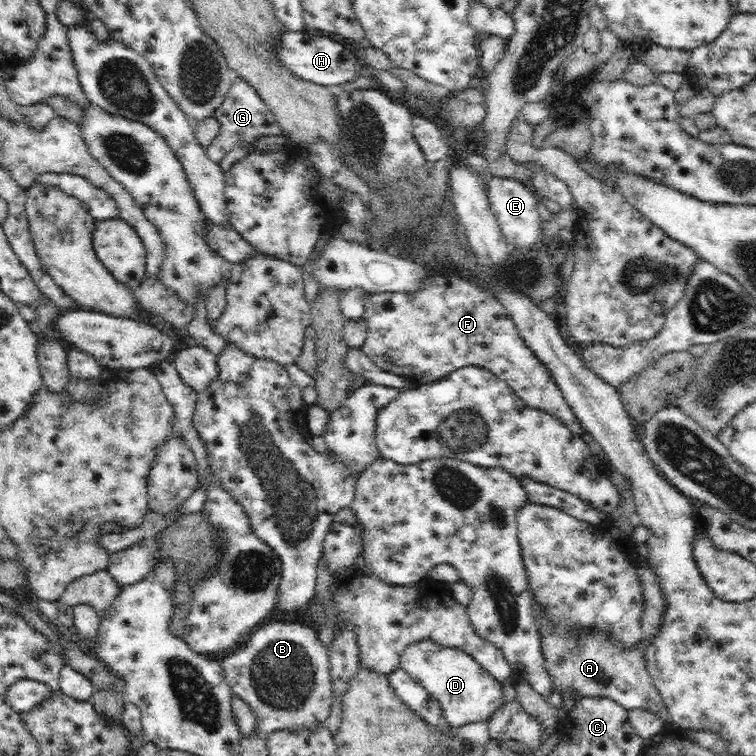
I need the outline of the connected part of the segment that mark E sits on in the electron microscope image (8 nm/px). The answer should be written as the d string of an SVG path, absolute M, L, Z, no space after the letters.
M492 176L486 182L487 195L491 211L495 214L502 234L511 246L518 248L543 248L541 217L538 213L538 196L525 182Z

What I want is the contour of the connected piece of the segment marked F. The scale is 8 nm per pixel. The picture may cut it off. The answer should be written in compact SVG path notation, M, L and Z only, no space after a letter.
M438 272L438 276L432 274L424 281L423 287L413 293L371 293L365 302L363 319L368 332L361 349L378 368L404 376L417 386L420 382L436 382L468 365L479 366L506 381L529 407L550 413L560 419L572 434L581 436L584 431L550 371L526 344L502 303L498 302L489 288L473 284L464 275L454 273L454 276L448 276L448 272L446 276L444 272Z

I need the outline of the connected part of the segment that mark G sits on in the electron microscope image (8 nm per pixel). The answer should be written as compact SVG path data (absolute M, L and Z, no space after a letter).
M234 76L232 86L226 93L224 102L217 108L213 117L219 123L220 131L205 149L208 158L218 164L226 154L236 148L236 145L246 143L252 147L258 138L270 135L284 135L287 138L284 131L281 130L280 124L276 121L275 115L260 98L257 90L250 86L249 82L237 76Z

